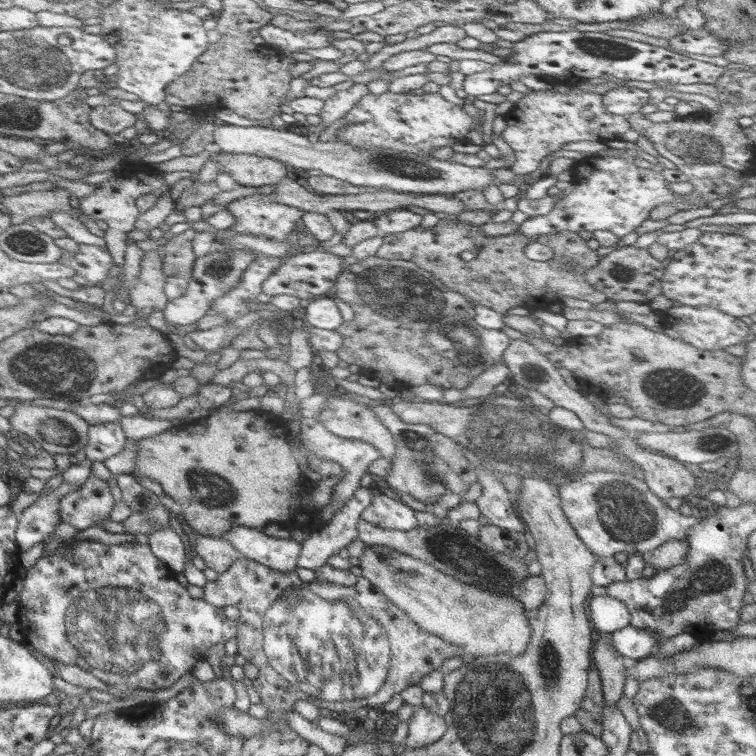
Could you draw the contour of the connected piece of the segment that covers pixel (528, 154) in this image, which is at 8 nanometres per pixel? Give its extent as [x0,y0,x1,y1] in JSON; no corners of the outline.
[500,84,628,175]

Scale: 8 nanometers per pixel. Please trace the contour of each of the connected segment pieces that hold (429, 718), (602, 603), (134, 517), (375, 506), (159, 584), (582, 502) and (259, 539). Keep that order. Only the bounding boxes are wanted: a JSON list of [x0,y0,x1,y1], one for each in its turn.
[[404,707,445,749],[587,594,630,634],[120,504,169,535],[360,493,417,532],[16,542,236,693],[558,470,705,586],[219,526,301,571]]

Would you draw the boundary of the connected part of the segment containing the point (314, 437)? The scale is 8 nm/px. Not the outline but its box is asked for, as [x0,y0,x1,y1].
[297,417,381,524]

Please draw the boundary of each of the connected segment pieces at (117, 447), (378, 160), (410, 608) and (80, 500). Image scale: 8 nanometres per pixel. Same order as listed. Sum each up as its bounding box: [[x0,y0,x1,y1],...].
[[84,422,126,462],[212,122,502,196],[358,545,532,659],[59,473,114,530]]

